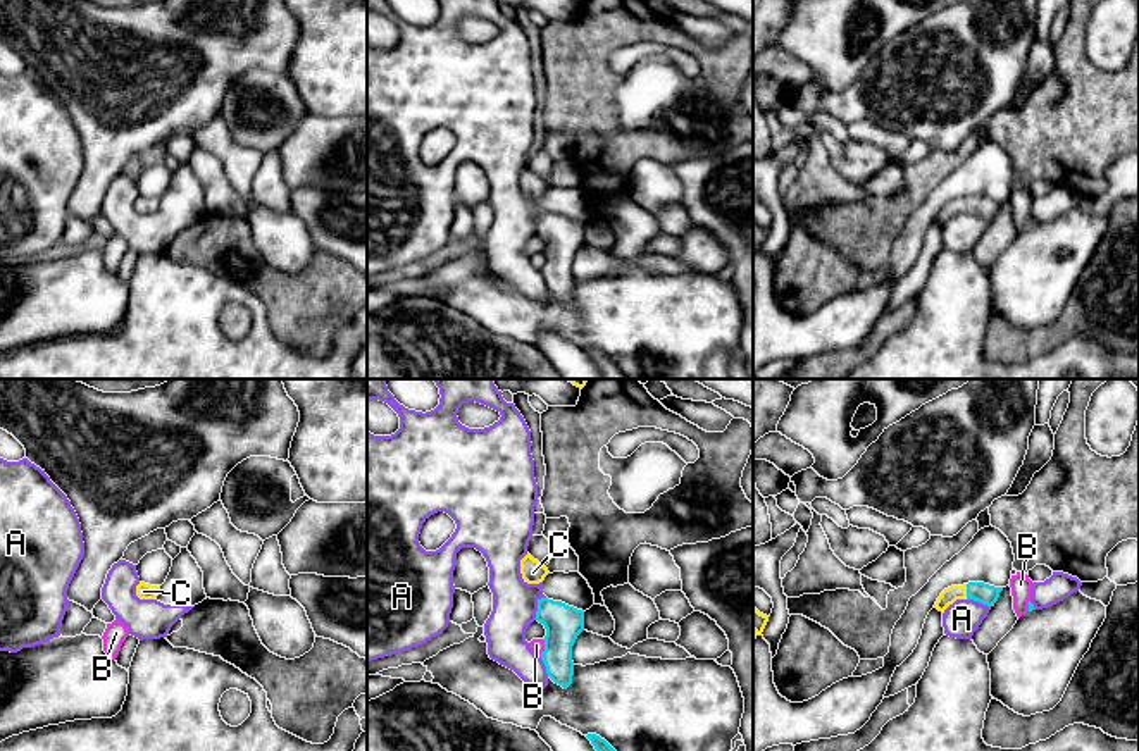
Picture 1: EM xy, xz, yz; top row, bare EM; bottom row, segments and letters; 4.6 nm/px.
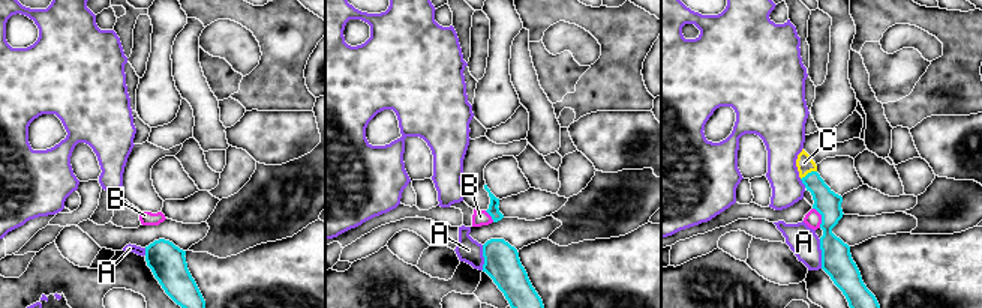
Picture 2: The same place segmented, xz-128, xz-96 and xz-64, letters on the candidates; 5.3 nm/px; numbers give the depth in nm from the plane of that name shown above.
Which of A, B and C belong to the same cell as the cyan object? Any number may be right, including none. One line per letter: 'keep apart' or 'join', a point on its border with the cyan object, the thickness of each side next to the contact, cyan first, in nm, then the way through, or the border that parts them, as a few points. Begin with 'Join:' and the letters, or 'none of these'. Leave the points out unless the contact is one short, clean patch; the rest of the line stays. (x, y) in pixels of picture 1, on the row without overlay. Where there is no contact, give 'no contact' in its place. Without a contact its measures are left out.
Join: C
A: keep apart | xz (538, 221) | 170/200 nm
B: keep apart | xz (545, 262) | 170/60 nm
C: join | yz (967, 205) | 100/80 nm | across yz (988, 209), (967, 205), (955, 205), (948, 211)

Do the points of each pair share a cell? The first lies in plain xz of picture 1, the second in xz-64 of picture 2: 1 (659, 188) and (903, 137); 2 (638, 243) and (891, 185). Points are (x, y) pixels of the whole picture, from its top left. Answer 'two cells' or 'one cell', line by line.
1: one cell
2: one cell

